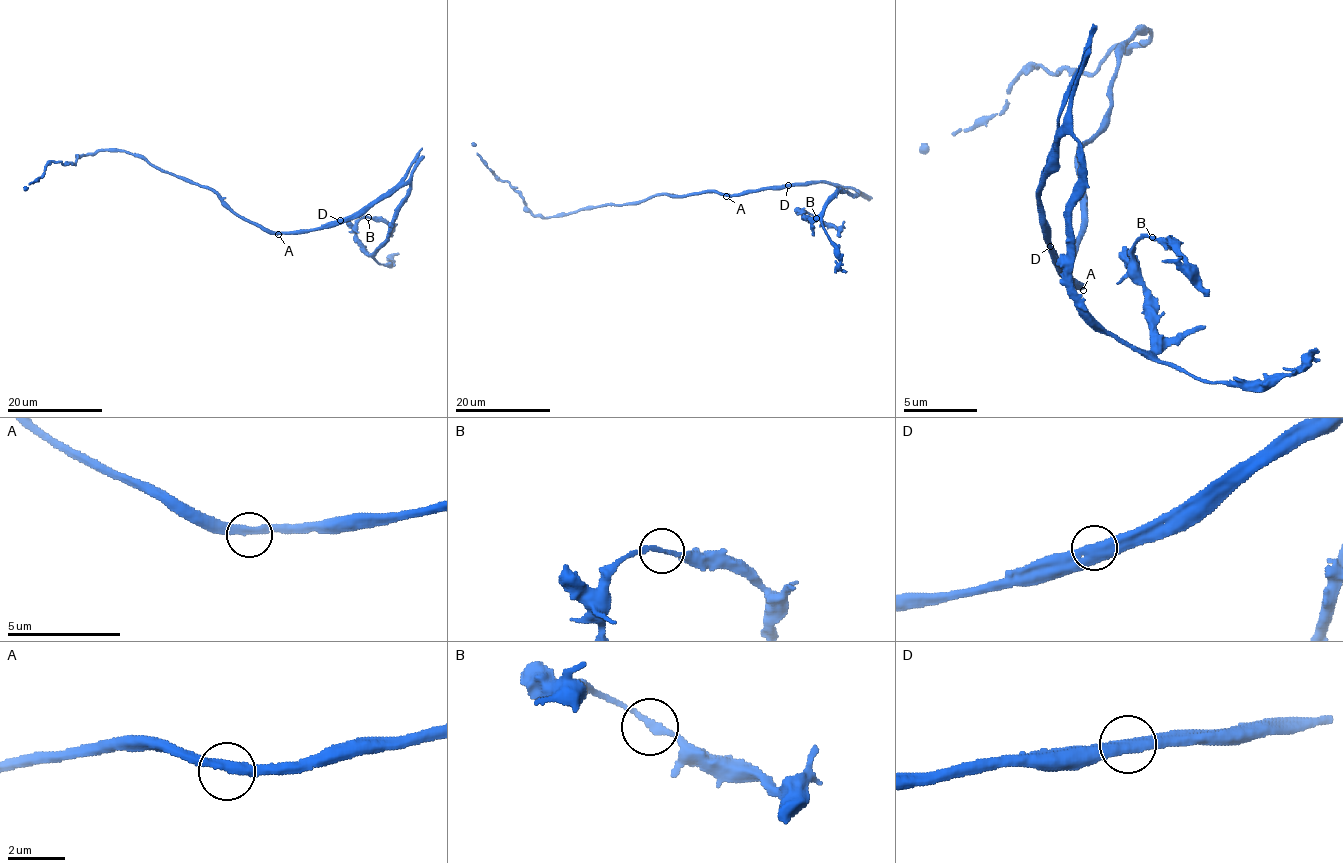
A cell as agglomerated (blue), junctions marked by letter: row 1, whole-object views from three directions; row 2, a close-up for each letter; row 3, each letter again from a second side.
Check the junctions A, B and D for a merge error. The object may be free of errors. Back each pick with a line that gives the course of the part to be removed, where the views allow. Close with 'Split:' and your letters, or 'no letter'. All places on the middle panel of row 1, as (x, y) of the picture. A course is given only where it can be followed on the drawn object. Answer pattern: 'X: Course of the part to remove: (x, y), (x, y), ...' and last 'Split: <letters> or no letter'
D: Course of the part to remove: (788, 185), (813, 181), (837, 184), (850, 187), (869, 200)
Split: D

